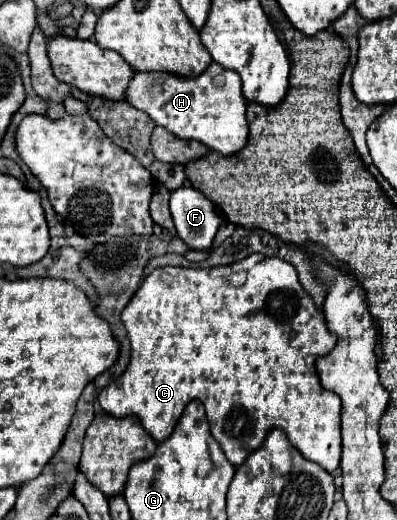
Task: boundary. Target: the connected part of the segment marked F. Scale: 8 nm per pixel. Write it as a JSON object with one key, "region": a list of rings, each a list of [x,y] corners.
{"region":[[[179,187],[169,199],[171,217],[179,237],[195,251],[207,249],[225,219],[201,191],[193,187]]]}

